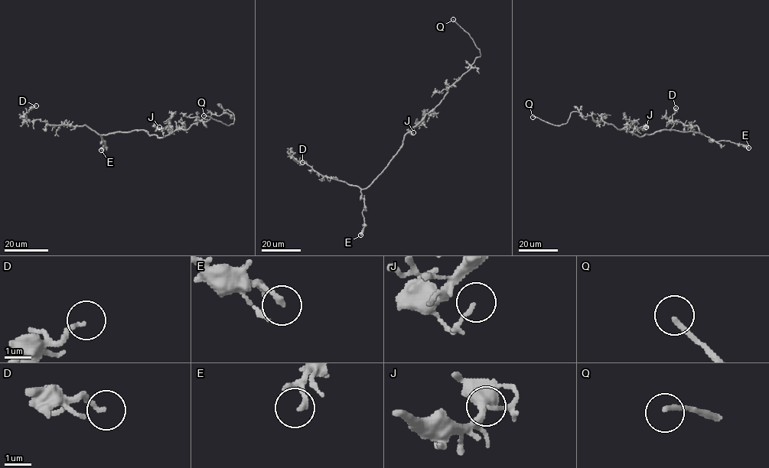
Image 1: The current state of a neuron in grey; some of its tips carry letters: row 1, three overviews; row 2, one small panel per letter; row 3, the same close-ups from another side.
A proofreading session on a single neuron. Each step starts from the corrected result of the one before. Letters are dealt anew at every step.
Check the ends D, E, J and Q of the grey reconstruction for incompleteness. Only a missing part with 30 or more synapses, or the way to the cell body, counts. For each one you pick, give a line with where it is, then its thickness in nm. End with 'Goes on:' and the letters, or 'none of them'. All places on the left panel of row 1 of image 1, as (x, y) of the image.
Q: (203, 115) | 170 nm
Goes on: Q

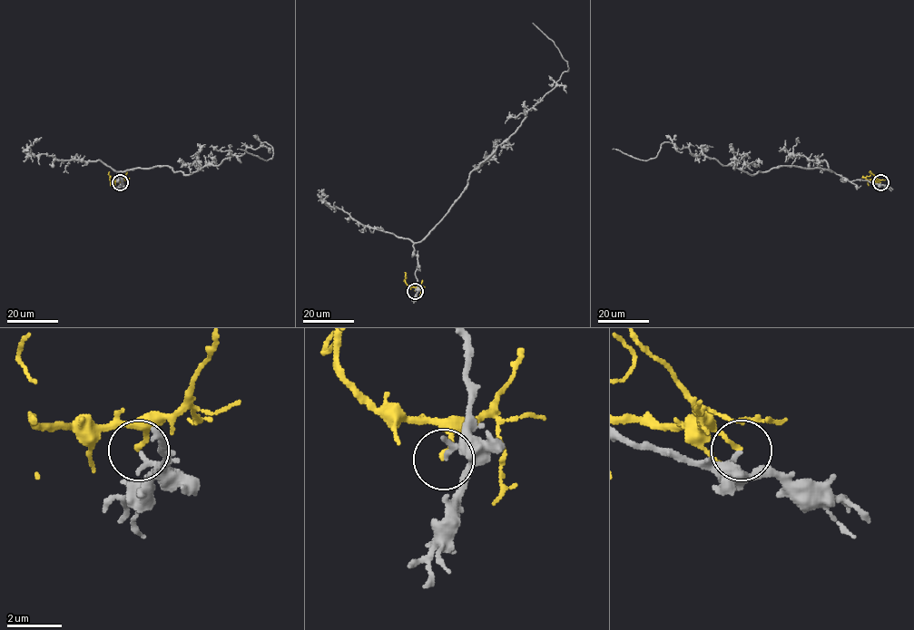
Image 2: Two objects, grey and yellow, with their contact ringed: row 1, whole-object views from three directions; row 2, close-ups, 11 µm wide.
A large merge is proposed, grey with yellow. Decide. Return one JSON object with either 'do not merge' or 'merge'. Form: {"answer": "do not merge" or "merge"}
{"answer": "do not merge"}

